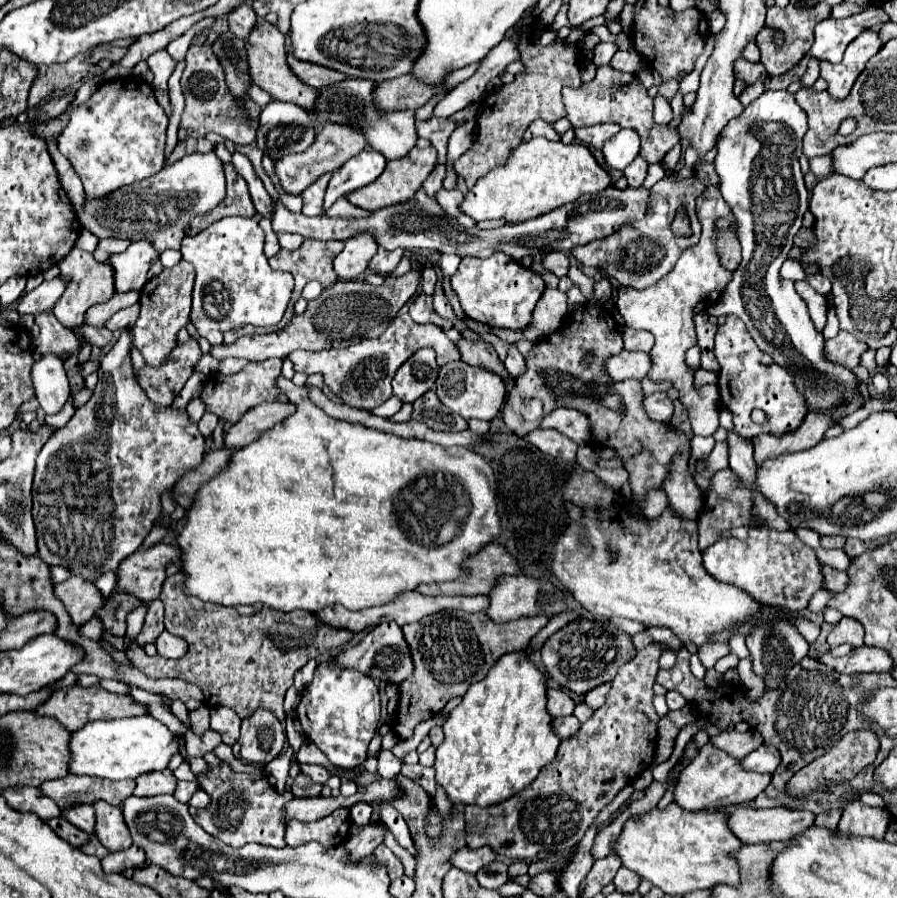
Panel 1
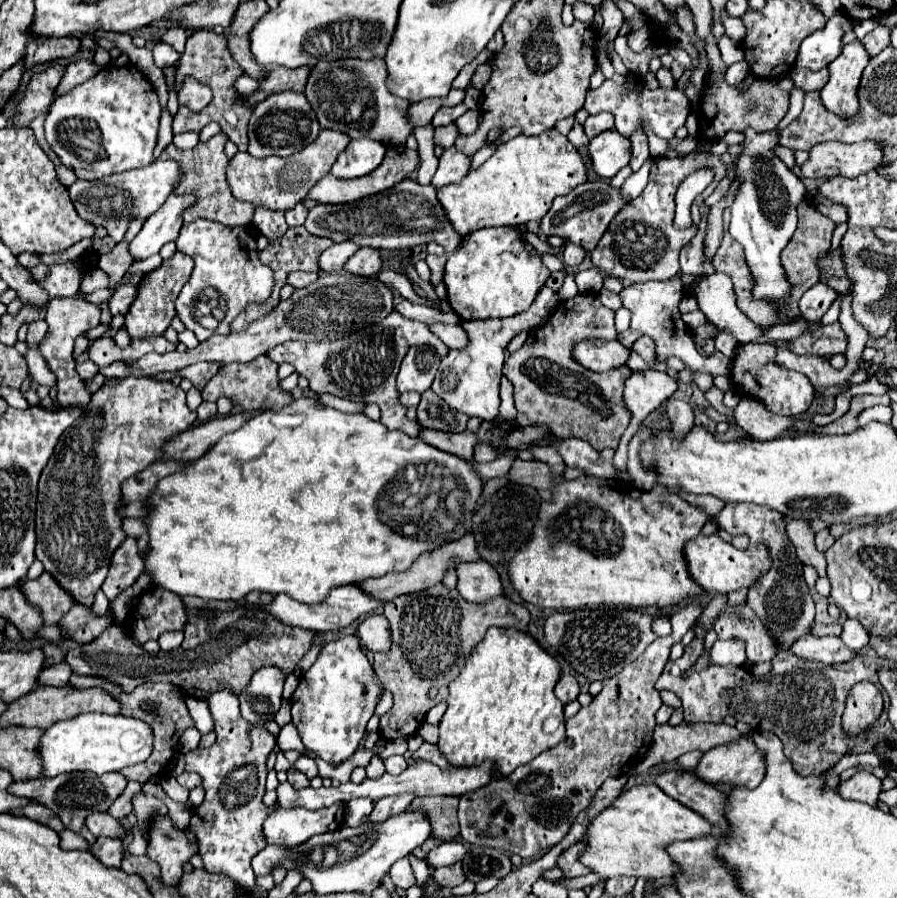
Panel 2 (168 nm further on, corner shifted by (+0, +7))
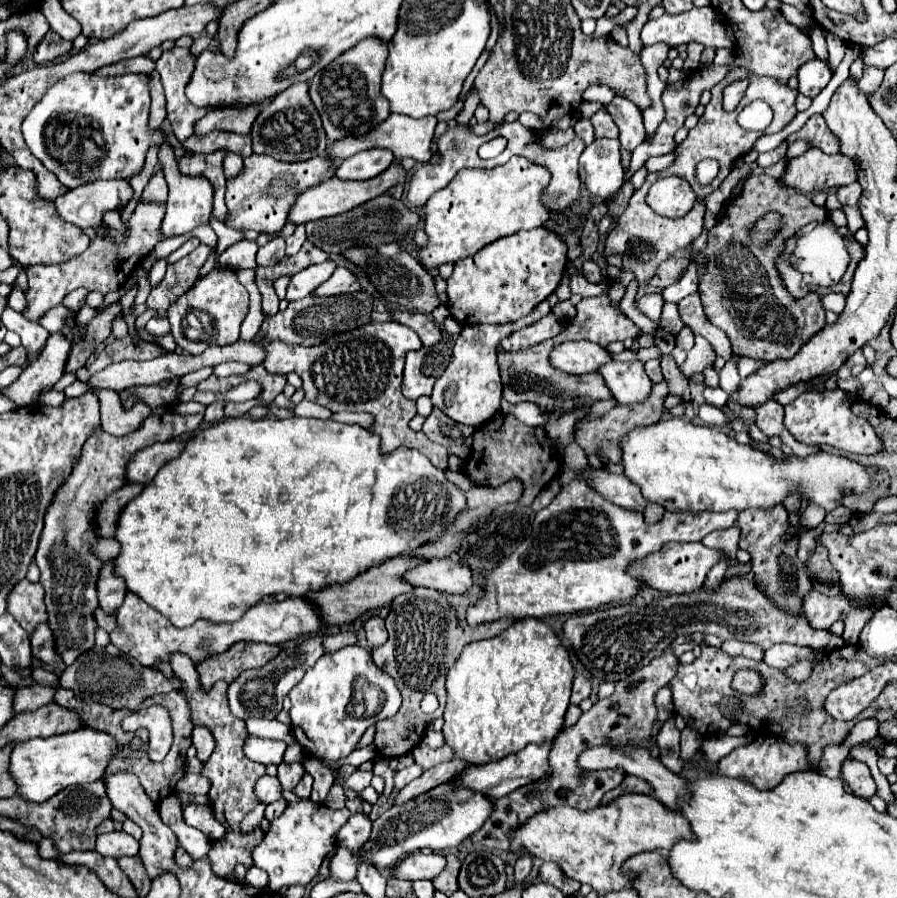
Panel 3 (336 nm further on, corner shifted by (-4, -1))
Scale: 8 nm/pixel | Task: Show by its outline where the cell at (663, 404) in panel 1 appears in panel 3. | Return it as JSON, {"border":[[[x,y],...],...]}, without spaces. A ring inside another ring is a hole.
{"border":[[[640,360],[632,362],[608,362],[600,368],[600,374],[604,376],[608,388],[612,390],[612,396],[618,400],[618,404],[642,404],[646,396],[650,396],[654,382],[646,376],[644,364]]]}

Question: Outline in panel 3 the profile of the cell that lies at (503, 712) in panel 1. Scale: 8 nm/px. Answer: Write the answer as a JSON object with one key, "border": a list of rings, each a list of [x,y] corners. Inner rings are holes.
{"border":[[[526,618],[526,620],[518,620],[516,624],[512,624],[508,630],[504,630],[502,634],[490,638],[490,640],[480,640],[480,642],[472,642],[464,648],[464,652],[460,654],[458,662],[448,670],[446,674],[446,690],[448,690],[448,702],[446,702],[446,710],[444,710],[444,740],[446,744],[456,752],[456,756],[460,760],[464,760],[466,764],[486,764],[492,760],[500,760],[508,754],[520,752],[522,748],[526,748],[528,744],[544,744],[544,742],[552,742],[558,732],[562,730],[564,724],[564,714],[566,708],[570,704],[570,690],[572,690],[572,678],[574,678],[574,668],[570,662],[570,656],[566,652],[566,648],[560,644],[560,640],[556,638],[556,634],[552,632],[552,628],[536,618]]]}

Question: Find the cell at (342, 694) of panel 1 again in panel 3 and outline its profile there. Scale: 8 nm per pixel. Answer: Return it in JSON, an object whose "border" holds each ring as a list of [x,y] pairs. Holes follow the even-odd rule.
{"border":[[[346,646],[334,654],[324,654],[302,678],[302,682],[288,694],[292,700],[290,718],[292,732],[302,750],[322,762],[338,762],[344,760],[358,746],[364,730],[384,718],[390,718],[400,708],[400,692],[394,678],[382,672],[374,662],[366,648],[362,646]]]}

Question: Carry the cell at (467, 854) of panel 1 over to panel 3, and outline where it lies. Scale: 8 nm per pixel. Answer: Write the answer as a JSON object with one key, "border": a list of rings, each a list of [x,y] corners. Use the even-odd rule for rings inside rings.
{"border":[[[412,852],[394,868],[396,878],[404,880],[434,880],[446,868],[446,858],[438,852]]]}

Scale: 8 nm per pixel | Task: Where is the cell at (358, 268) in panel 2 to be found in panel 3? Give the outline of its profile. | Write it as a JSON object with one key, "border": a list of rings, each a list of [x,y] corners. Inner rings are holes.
{"border":[[[336,268],[334,274],[314,290],[314,294],[318,294],[318,296],[340,296],[340,294],[354,294],[360,288],[362,288],[360,280],[352,270]]]}

